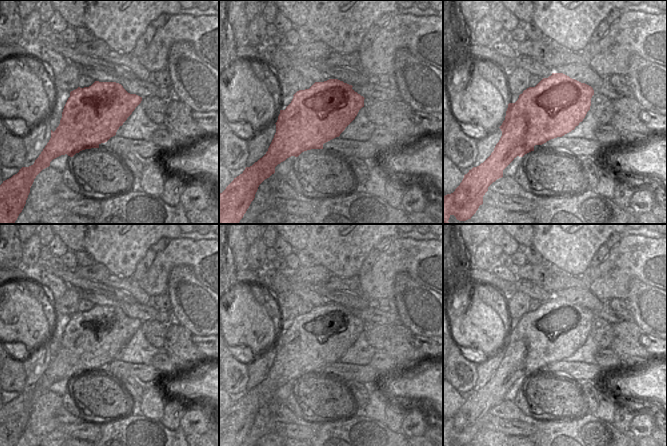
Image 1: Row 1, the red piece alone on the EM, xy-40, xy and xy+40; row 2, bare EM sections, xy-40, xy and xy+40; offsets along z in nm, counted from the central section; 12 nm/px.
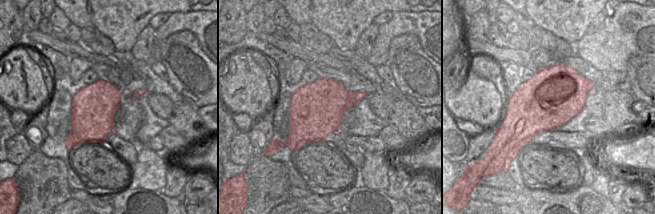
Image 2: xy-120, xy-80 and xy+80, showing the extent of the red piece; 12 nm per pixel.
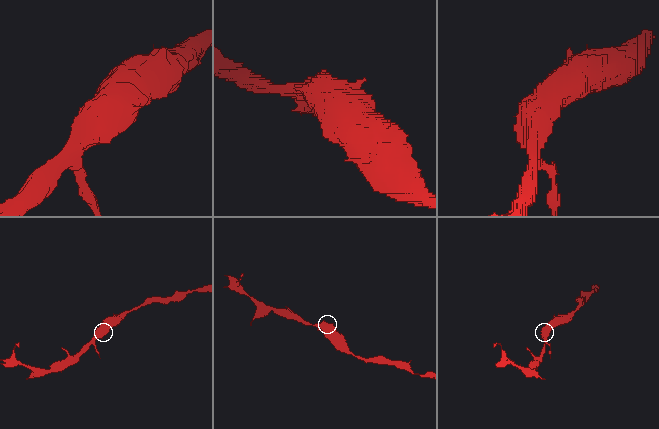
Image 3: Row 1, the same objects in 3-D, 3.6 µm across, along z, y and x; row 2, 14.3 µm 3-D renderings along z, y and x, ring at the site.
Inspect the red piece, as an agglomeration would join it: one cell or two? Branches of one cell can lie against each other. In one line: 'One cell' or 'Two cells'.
One cell.

